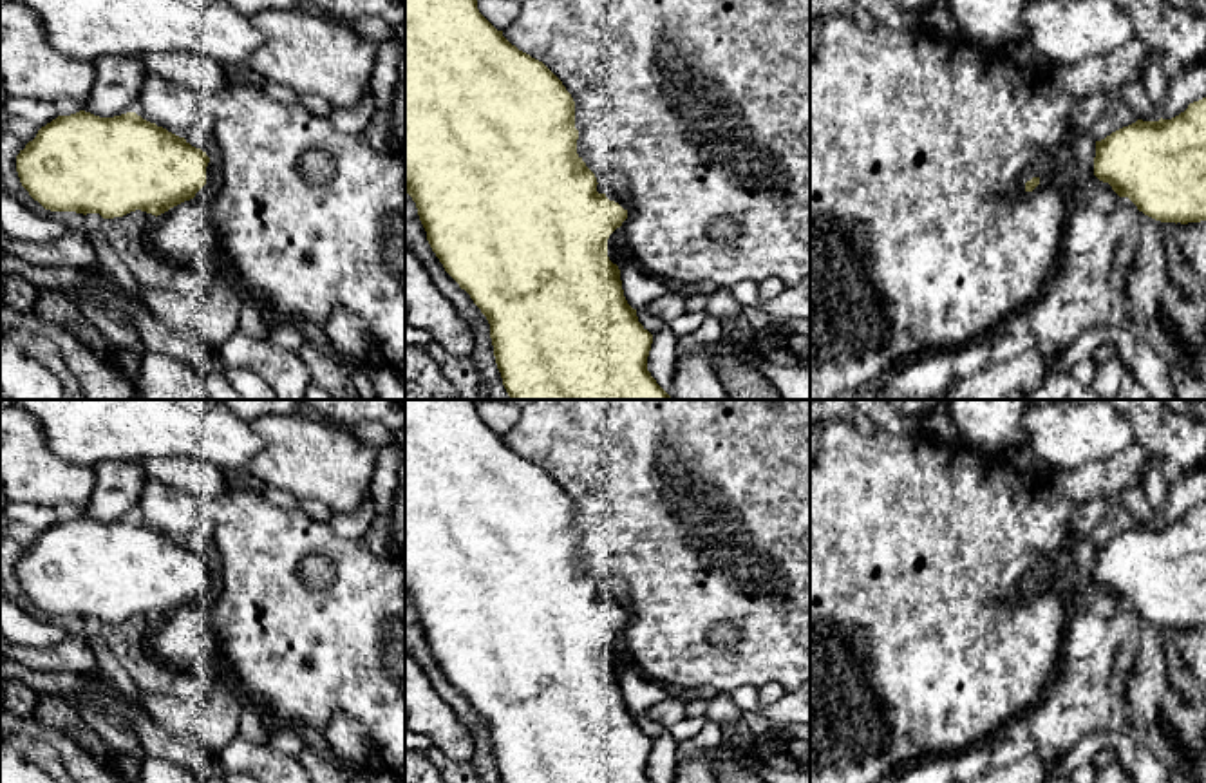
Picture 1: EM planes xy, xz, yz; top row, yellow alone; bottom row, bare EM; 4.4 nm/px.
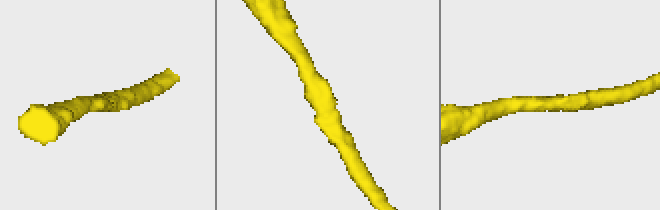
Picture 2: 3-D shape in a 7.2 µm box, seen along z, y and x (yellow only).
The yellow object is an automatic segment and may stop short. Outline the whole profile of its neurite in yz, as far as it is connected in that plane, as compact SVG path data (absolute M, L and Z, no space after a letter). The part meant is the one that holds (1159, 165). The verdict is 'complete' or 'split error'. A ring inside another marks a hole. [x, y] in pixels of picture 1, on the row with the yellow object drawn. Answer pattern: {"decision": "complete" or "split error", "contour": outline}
{"decision": "complete", "contour": "M1206 98L1190 103L1172 119L1137 119L1096 141L1094 175L1155 221L1206 221Z"}

